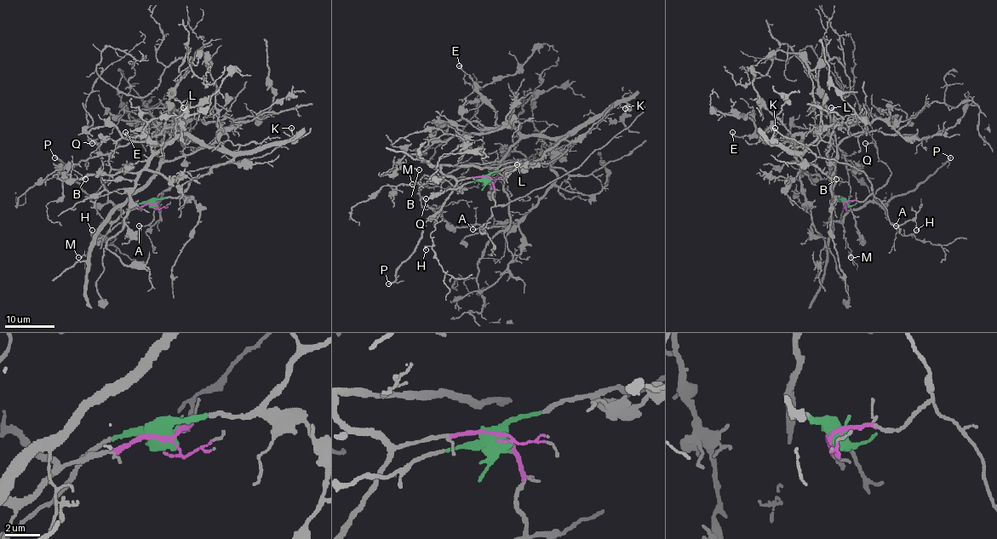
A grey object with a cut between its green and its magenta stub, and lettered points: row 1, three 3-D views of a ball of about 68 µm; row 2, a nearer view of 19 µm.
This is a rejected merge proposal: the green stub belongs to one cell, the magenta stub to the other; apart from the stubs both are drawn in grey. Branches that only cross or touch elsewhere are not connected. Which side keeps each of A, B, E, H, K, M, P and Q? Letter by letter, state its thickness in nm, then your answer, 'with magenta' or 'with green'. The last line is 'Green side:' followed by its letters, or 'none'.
A: 100 nm thick; with magenta
B: 120 nm thick; with green
E: 240 nm thick; with green
H: 110 nm thick; with magenta
K: 130 nm thick; with green
M: 100 nm thick; with magenta
P: 240 nm thick; with magenta
Q: 150 nm thick; with magenta
Green side: B, E, K

